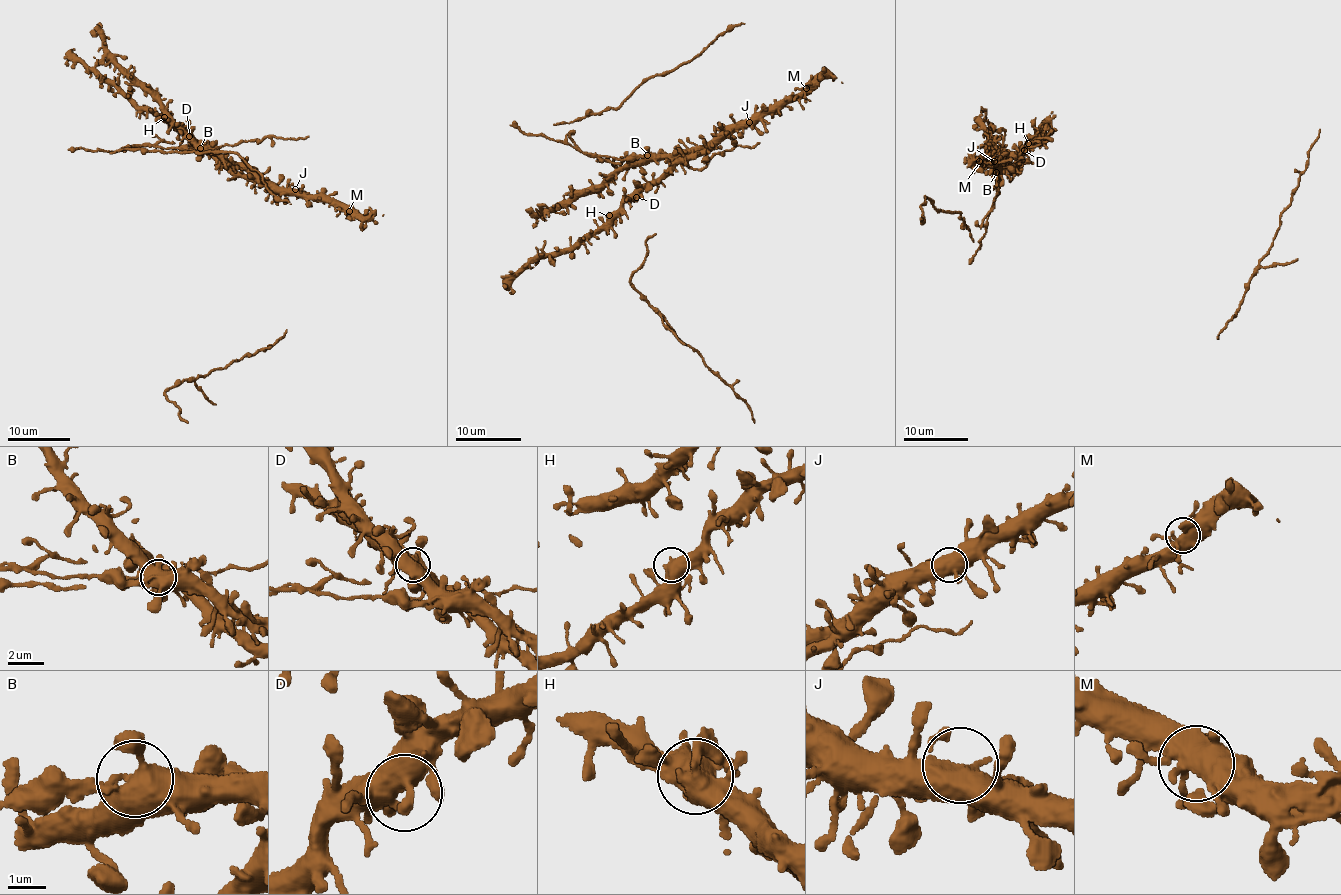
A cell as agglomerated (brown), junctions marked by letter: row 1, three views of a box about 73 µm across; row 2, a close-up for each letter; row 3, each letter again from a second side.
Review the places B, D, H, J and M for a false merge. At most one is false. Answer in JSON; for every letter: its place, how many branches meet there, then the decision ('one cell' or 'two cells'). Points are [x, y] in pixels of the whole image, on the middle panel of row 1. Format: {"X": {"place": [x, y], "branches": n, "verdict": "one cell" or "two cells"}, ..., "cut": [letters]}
{"B": {"place": [647, 155], "branches": 4, "verdict": "two cells"}, "D": {"place": [636, 197], "branches": 4, "verdict": "one cell"}, "H": {"place": [609, 215], "branches": 4, "verdict": "one cell"}, "J": {"place": [749, 122], "branches": 4, "verdict": "one cell"}, "M": {"place": [806, 88], "branches": 4, "verdict": "one cell"}, "cut": ["B"]}

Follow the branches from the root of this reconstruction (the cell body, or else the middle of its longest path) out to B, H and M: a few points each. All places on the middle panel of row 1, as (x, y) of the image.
B: (685, 164), (673, 157), (648, 154)
H: (685, 164), (683, 160), (642, 186), (609, 215)
M: (685, 164), (687, 157), (701, 156), (713, 149), (737, 128), (754, 125), (769, 110), (782, 108), (806, 88)

